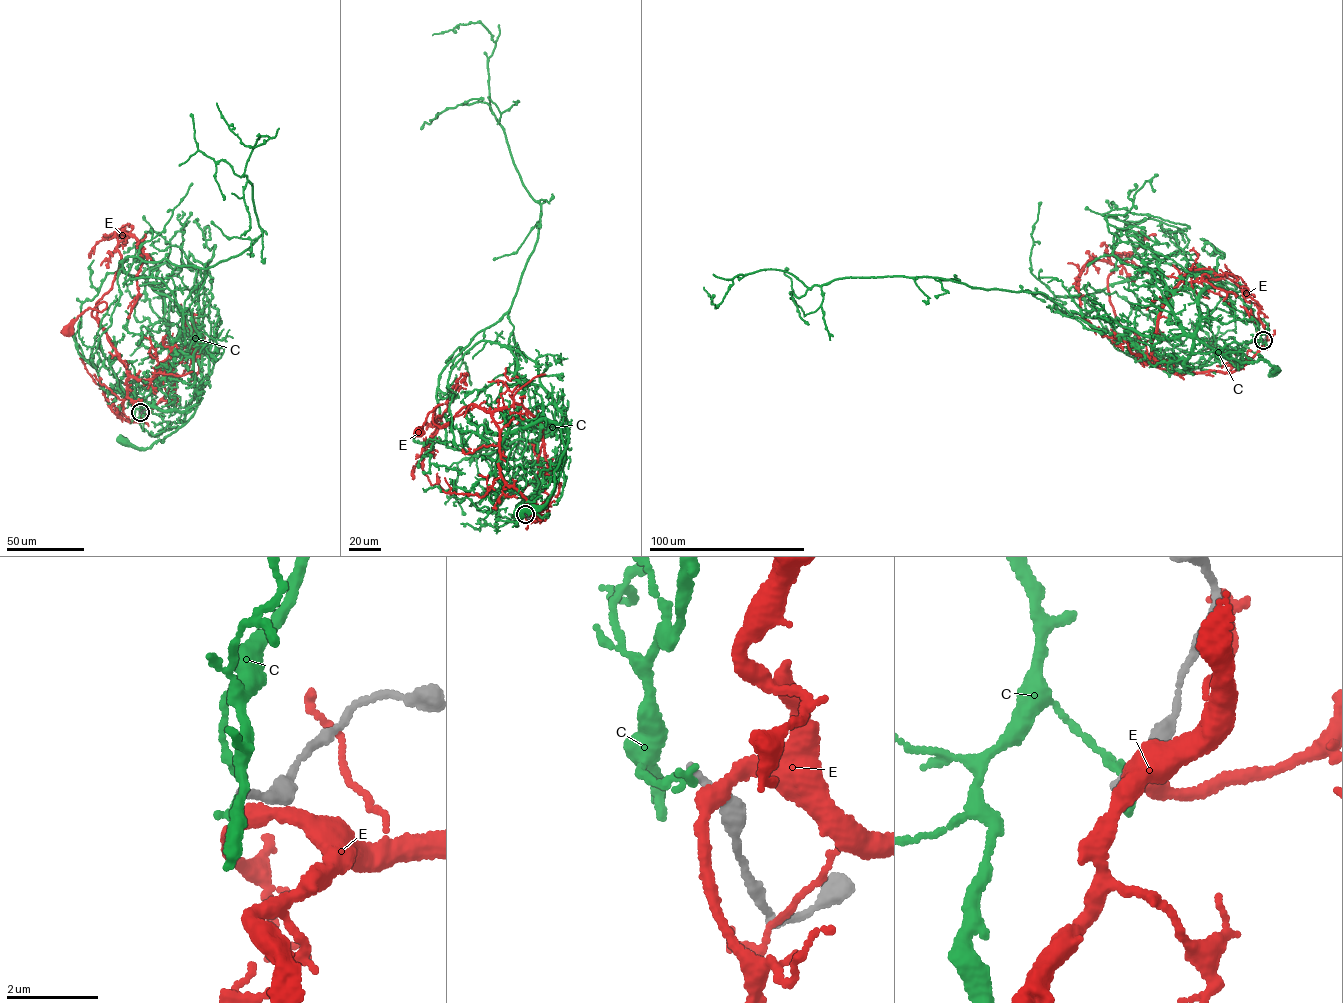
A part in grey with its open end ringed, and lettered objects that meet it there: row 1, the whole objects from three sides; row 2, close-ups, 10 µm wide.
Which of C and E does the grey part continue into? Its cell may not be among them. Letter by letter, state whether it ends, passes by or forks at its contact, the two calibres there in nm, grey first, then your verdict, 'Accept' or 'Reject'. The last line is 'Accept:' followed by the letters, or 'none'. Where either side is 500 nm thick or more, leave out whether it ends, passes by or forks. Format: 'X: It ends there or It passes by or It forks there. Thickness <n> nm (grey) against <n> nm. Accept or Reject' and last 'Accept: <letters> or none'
C: It ends there. Thickness 200 nm (grey) against 200 nm. Reject
E: It passes by. Thickness 360 nm (grey) against 320 nm. Reject
Accept: none

